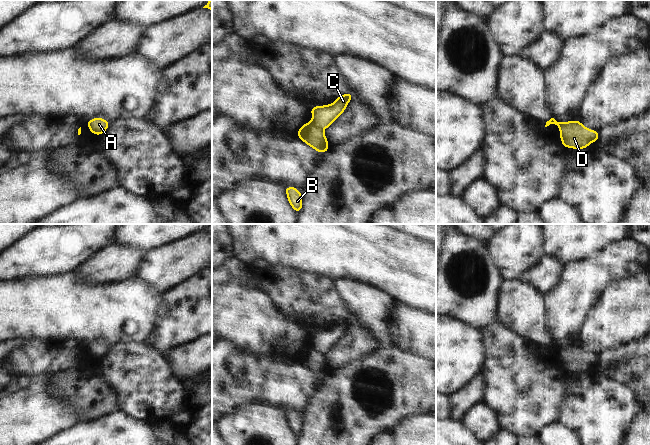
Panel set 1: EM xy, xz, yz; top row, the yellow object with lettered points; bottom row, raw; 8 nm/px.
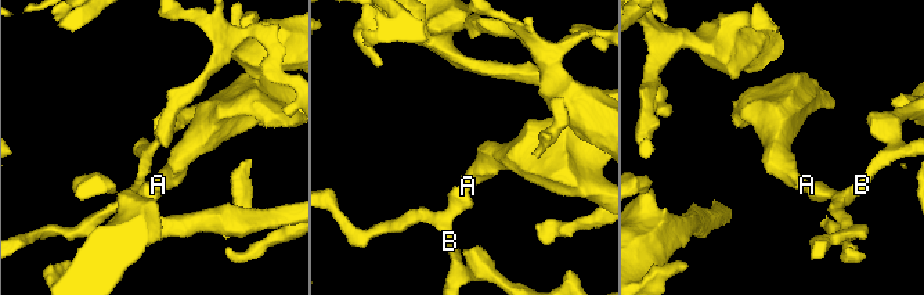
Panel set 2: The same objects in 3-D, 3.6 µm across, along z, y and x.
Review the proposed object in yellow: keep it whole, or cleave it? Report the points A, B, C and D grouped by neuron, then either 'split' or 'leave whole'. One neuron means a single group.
A C / B D | split

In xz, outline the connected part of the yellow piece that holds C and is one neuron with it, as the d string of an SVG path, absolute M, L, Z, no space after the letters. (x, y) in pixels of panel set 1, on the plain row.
M347 317L338 321L333 328L312 331L313 342L311 347L320 353L328 352L342 338L351 323L351 317Z

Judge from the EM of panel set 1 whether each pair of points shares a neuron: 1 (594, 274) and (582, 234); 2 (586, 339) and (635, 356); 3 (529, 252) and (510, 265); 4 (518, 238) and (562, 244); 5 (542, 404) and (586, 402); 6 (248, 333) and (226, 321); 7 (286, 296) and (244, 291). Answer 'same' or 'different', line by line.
1: different
2: different
3: same
4: different
5: different
6: same
7: different

